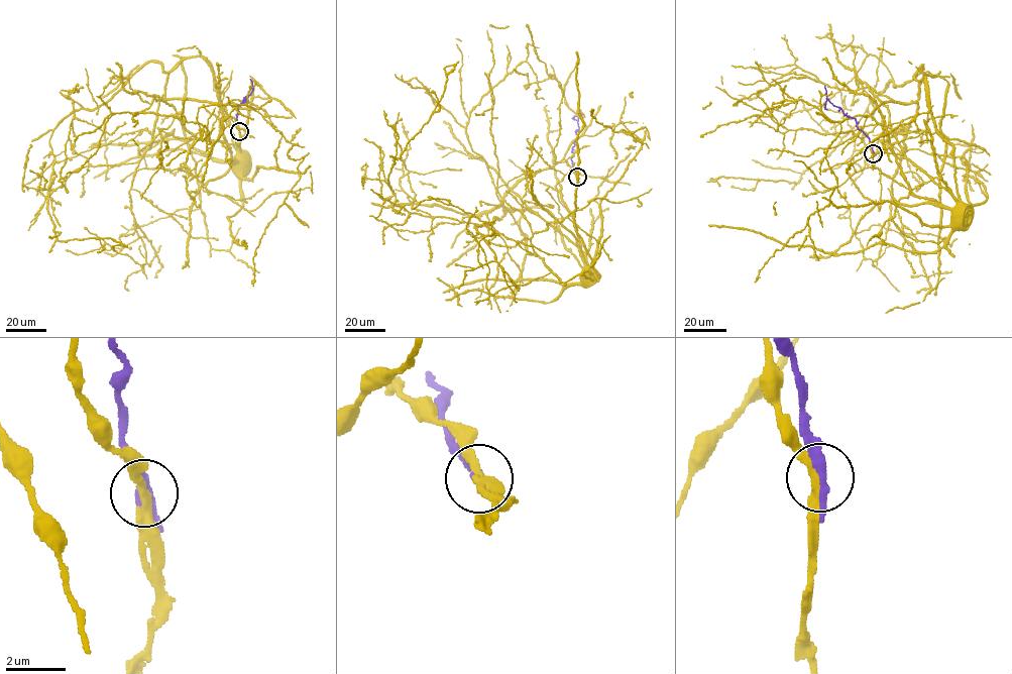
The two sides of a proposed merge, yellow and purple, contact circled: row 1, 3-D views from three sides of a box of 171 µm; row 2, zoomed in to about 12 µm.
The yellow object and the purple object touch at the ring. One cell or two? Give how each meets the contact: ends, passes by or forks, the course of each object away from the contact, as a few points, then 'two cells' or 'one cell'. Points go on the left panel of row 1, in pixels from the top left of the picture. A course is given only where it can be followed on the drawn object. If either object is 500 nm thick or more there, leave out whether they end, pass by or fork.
yellow passes by | purple passes by | yellow via (239, 131), (221, 105), (165, 100), (166, 77), (182, 61), (200, 57), (210, 68), (239, 159) | purple via (239, 131), (238, 105), (245, 101), (244, 98), (252, 87), (252, 91), (243, 100), (246, 102) | two cells

